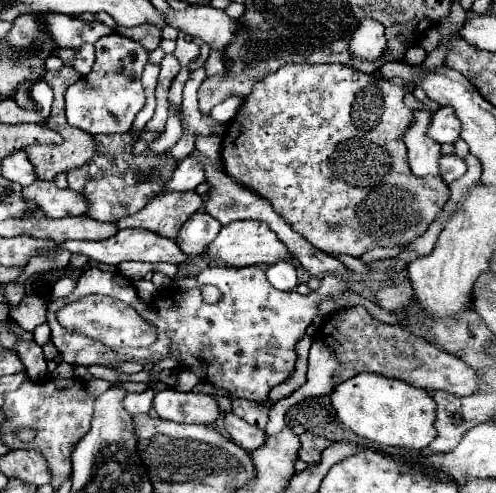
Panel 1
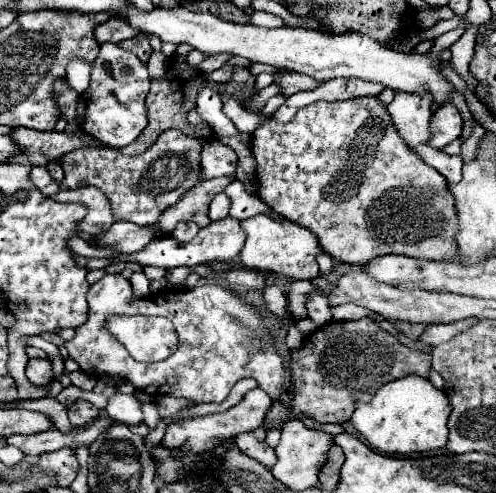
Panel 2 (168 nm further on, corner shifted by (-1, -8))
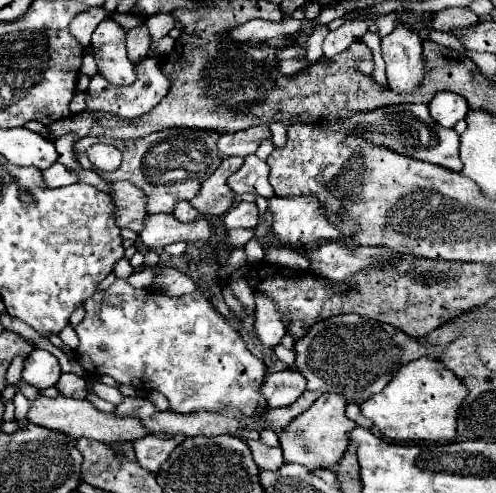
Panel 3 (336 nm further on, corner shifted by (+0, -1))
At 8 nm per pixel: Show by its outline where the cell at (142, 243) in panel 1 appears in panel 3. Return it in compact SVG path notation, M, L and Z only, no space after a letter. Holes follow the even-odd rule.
M238 203L224 215L226 229L238 229L238 227L256 227L260 219L256 203Z

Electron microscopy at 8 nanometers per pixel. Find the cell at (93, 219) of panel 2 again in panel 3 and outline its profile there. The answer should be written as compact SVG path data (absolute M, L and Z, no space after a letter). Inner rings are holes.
M130 181L112 183L110 187L112 187L110 195L118 207L118 213L116 213L118 225L140 233L144 229L144 219L148 217L146 193L140 187L132 185Z

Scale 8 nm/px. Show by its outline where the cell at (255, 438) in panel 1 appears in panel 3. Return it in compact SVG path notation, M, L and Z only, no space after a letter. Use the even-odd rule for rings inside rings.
M248 441L254 461L258 467L266 469L266 471L278 471L284 465L284 457L282 457L282 449L280 447L266 447L260 441Z

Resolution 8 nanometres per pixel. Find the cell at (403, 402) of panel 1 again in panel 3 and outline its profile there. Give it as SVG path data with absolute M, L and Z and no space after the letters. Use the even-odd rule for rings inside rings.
M420 357L412 361L412 365L402 365L396 377L380 393L376 393L376 397L370 397L362 405L362 415L372 419L374 427L390 441L452 441L456 437L456 415L466 395L468 389L464 387L464 383L460 383L460 379L456 379L456 375L450 369L440 365L438 359Z

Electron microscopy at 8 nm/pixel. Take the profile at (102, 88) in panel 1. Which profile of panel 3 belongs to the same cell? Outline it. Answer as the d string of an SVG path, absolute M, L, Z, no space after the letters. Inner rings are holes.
M146 57L136 65L136 83L130 87L114 87L108 81L104 81L104 77L96 75L90 81L90 87L86 91L88 95L86 103L88 103L88 109L104 109L122 117L140 117L150 109L154 109L168 93L168 89L170 89L170 79L162 73L162 61L156 57Z

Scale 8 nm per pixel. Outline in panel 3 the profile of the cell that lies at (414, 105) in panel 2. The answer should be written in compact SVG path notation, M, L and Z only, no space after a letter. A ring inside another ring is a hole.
M396 21L390 35L382 37L382 57L386 61L388 85L396 91L412 91L424 77L422 37L418 31Z

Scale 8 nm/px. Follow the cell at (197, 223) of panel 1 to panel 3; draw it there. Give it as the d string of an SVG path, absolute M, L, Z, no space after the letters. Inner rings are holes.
M180 201L180 203L176 203L174 215L176 215L176 219L180 219L180 221L184 221L184 223L194 221L194 219L200 217L200 213L190 205L190 201Z

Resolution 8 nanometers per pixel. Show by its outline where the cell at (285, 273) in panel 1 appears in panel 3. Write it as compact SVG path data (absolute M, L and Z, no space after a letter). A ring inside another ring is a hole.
M256 293L256 313L254 315L256 315L256 319L254 319L256 339L264 347L274 349L286 333L284 323L280 321L280 315L276 313L276 303L272 299Z

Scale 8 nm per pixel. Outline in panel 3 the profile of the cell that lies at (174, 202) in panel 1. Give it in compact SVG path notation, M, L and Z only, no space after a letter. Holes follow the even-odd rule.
M228 157L220 167L202 183L200 193L190 201L202 215L224 215L236 201L236 193L228 187L228 177L242 167L242 157Z

